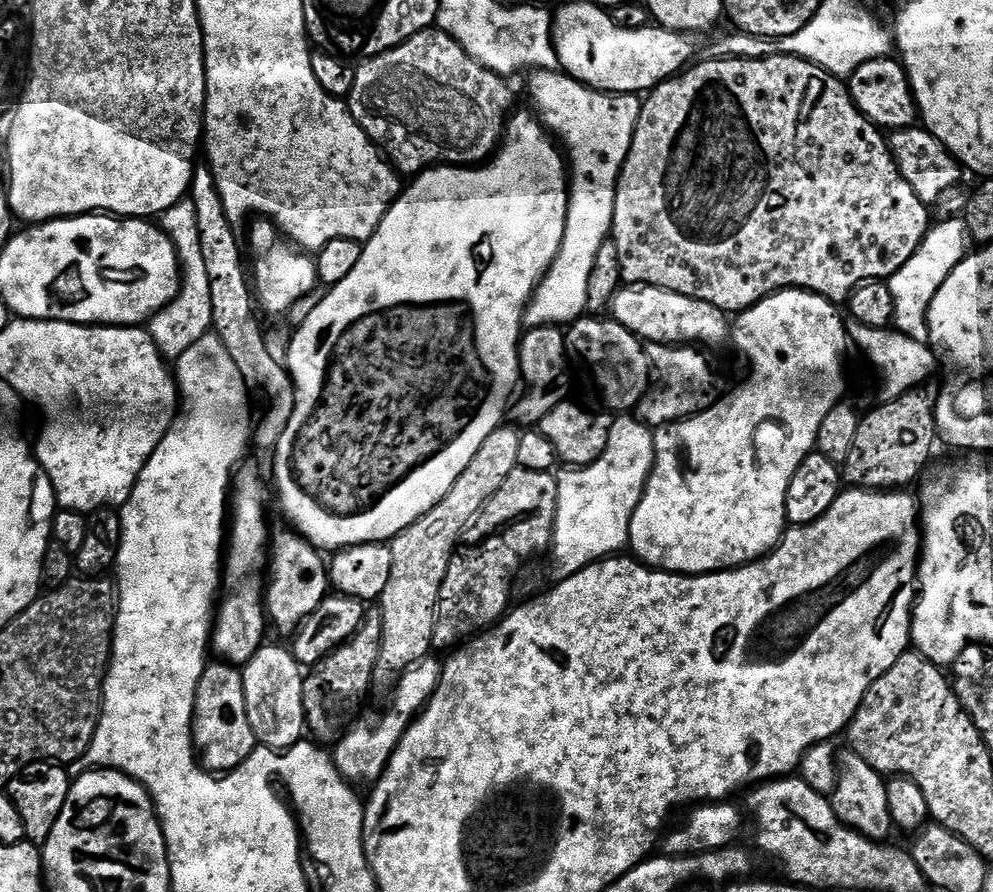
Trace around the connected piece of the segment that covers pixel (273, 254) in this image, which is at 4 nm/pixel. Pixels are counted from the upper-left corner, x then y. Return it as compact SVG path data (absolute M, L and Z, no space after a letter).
M260 218L252 228L252 252L260 256L254 268L254 295L259 307L272 316L280 316L295 306L296 300L311 294L318 288L315 267L303 268L300 263L306 259L305 253L289 242L279 228L267 218Z

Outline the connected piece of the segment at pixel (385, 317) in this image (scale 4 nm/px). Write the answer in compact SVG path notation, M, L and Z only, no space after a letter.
M531 111L518 112L511 117L512 125L511 120L507 125L508 137L503 137L502 147L490 162L479 166L429 168L411 181L412 188L405 187L401 191L386 218L382 218L376 233L364 244L358 266L354 266L342 282L331 285L325 291L328 293L309 310L308 317L301 322L300 329L288 344L286 368L296 379L296 384L292 411L288 414L280 440L274 445L276 461L272 464L272 476L276 479L280 508L292 523L289 525L325 553L335 554L359 544L391 542L402 530L438 506L446 494L450 494L450 486L454 486L454 482L458 482L458 474L474 462L474 454L478 454L482 442L486 442L495 428L505 423L506 409L520 380L520 341L528 305L564 244L570 199L570 168L565 153Z

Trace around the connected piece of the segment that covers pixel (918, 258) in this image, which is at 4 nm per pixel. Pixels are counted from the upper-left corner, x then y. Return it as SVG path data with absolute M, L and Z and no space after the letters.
M944 218L941 224L933 223L928 229L928 234L922 246L914 252L914 258L902 266L894 275L889 276L886 283L890 294L894 298L894 328L905 332L908 336L925 335L928 326L928 311L930 304L934 302L934 296L938 290L942 290L942 282L954 274L959 264L970 255L970 249L974 241L968 224L963 218Z

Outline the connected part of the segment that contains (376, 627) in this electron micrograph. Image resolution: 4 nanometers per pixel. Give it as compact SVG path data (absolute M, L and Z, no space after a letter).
M369 607L359 630L326 658L311 665L310 671L305 675L302 686L304 723L317 745L335 746L361 715L360 707L363 706L368 691L373 691L374 688L372 679L378 666L378 654L382 650L383 625L384 617L379 607Z

